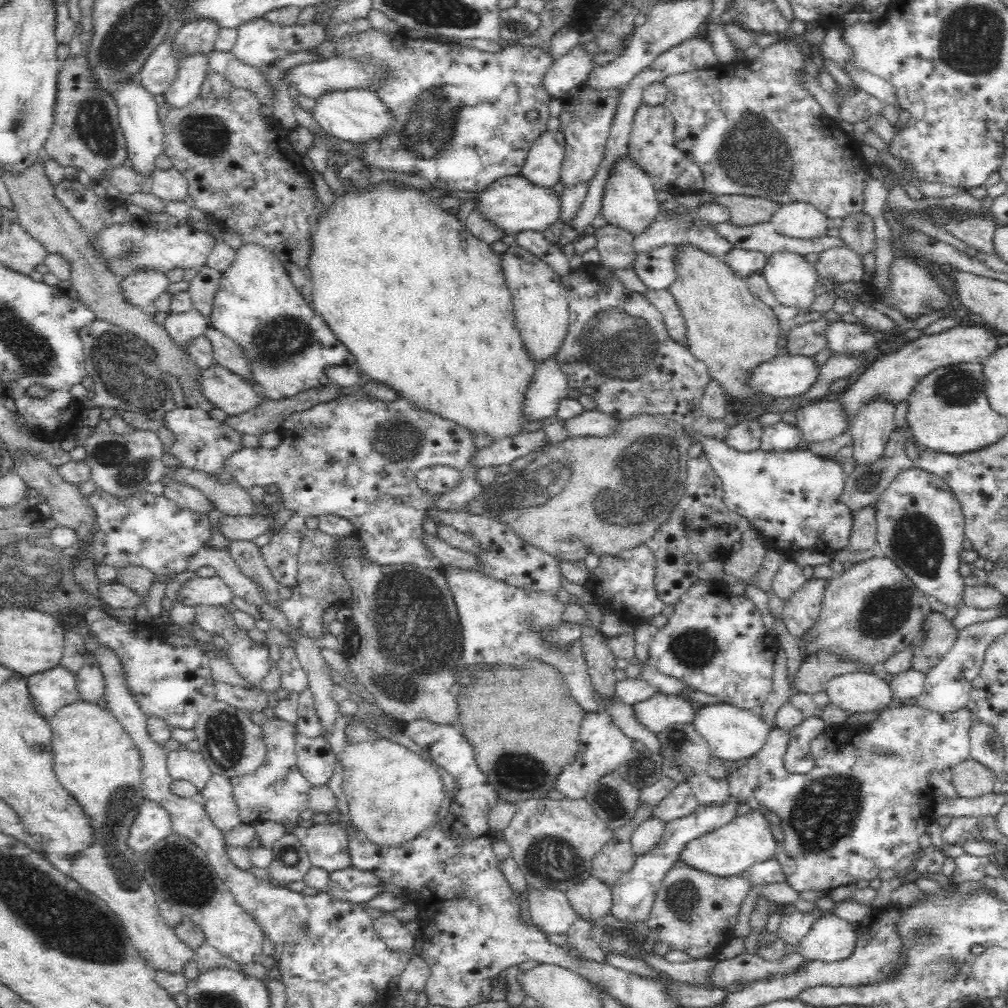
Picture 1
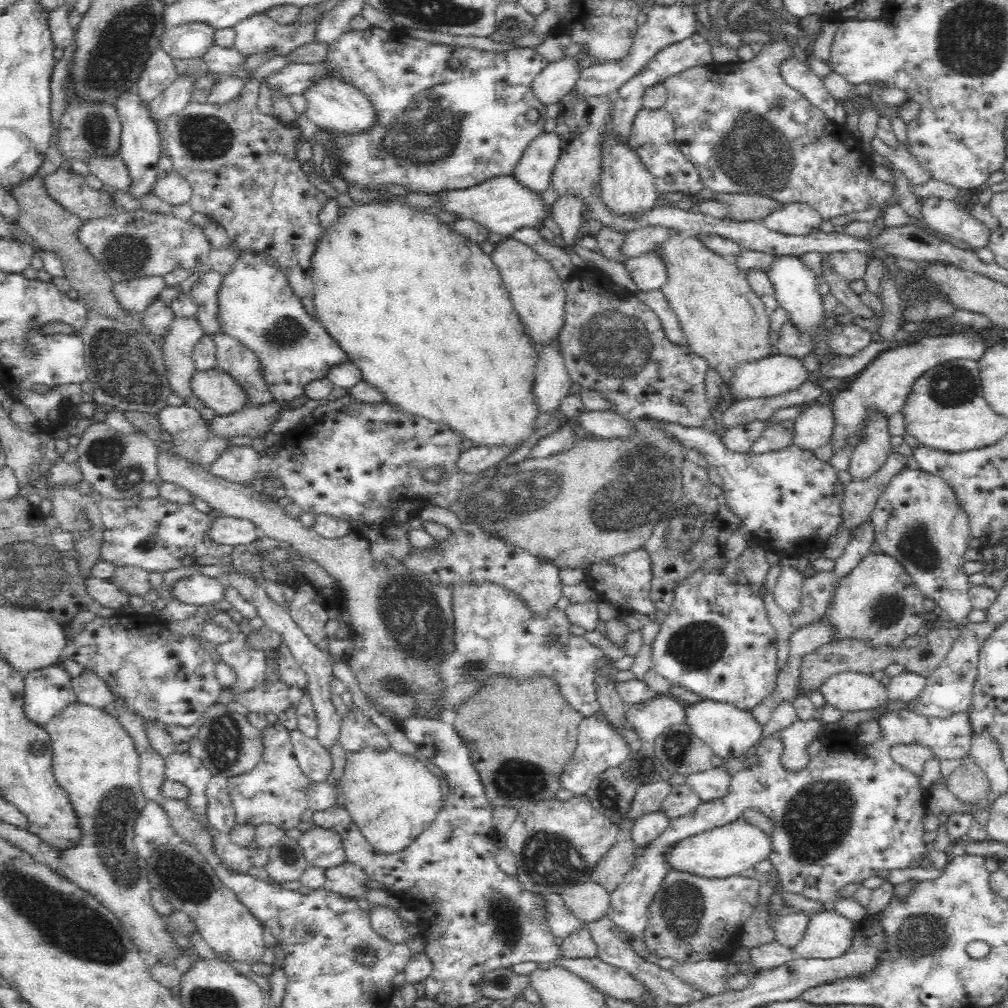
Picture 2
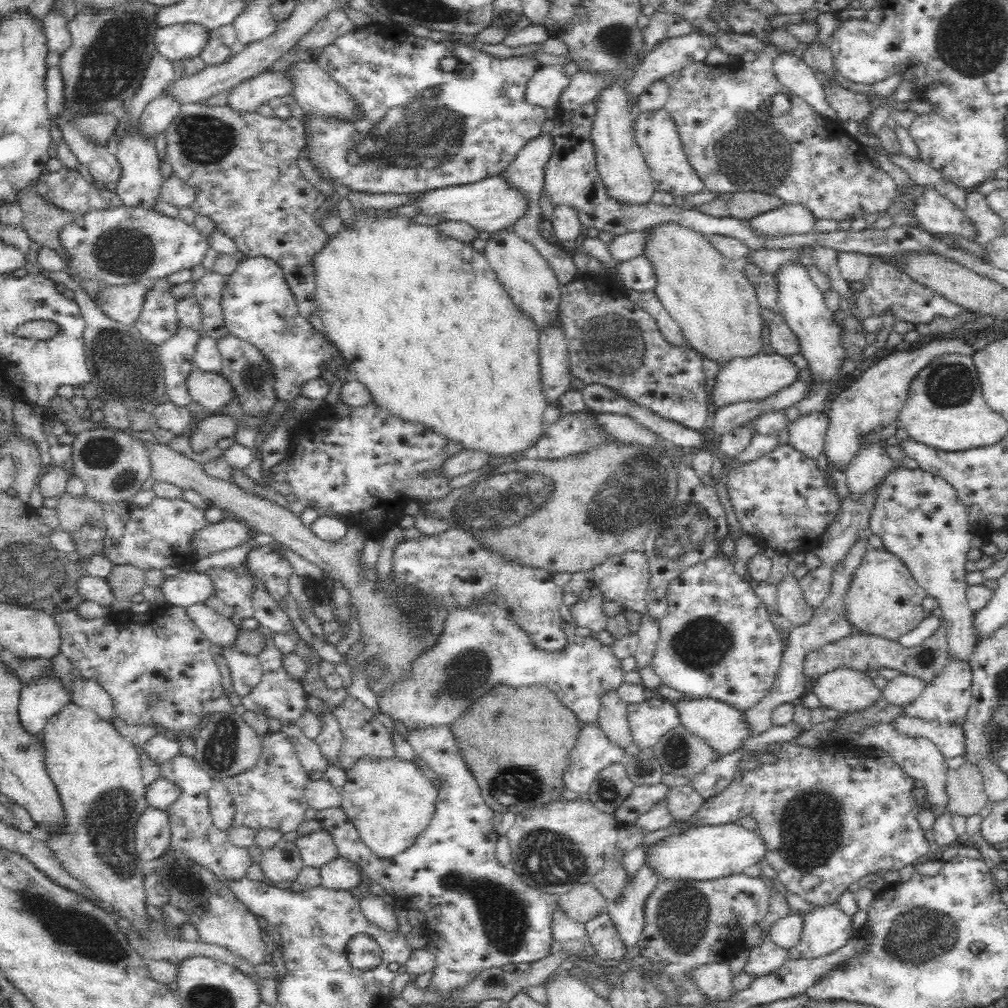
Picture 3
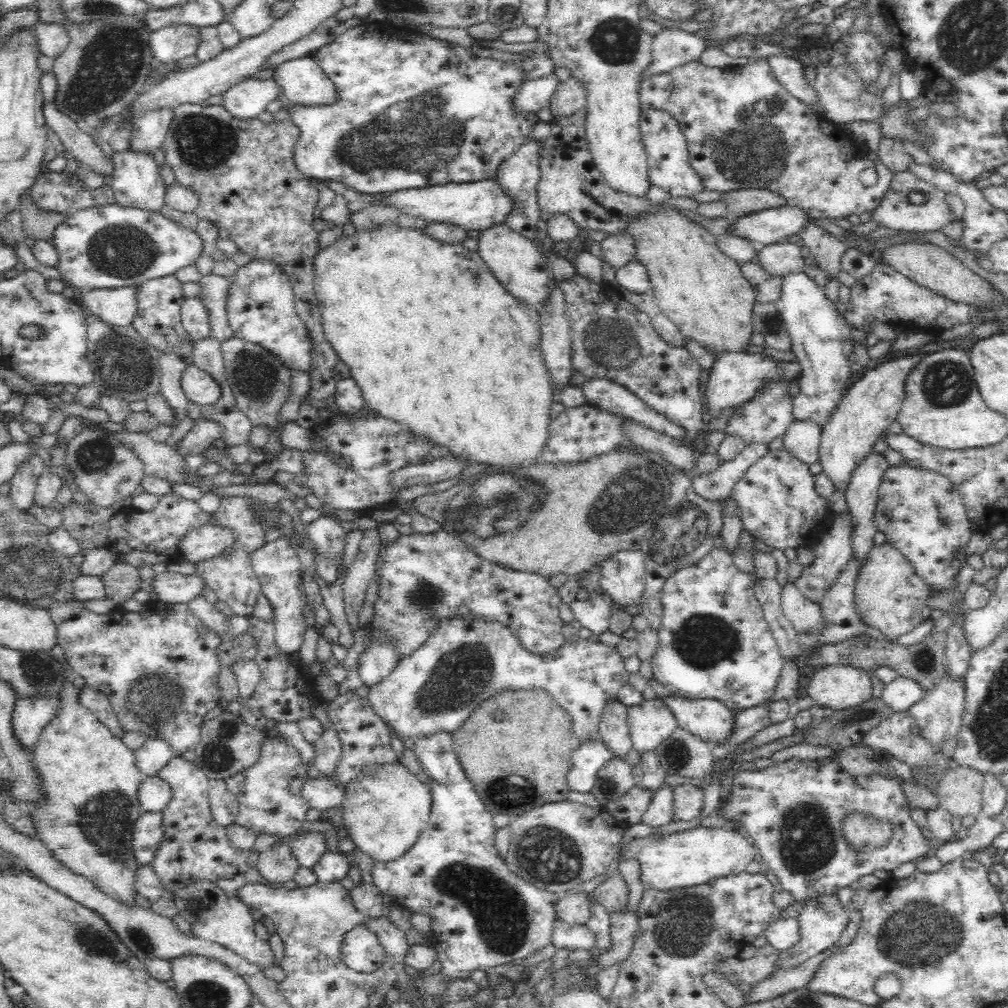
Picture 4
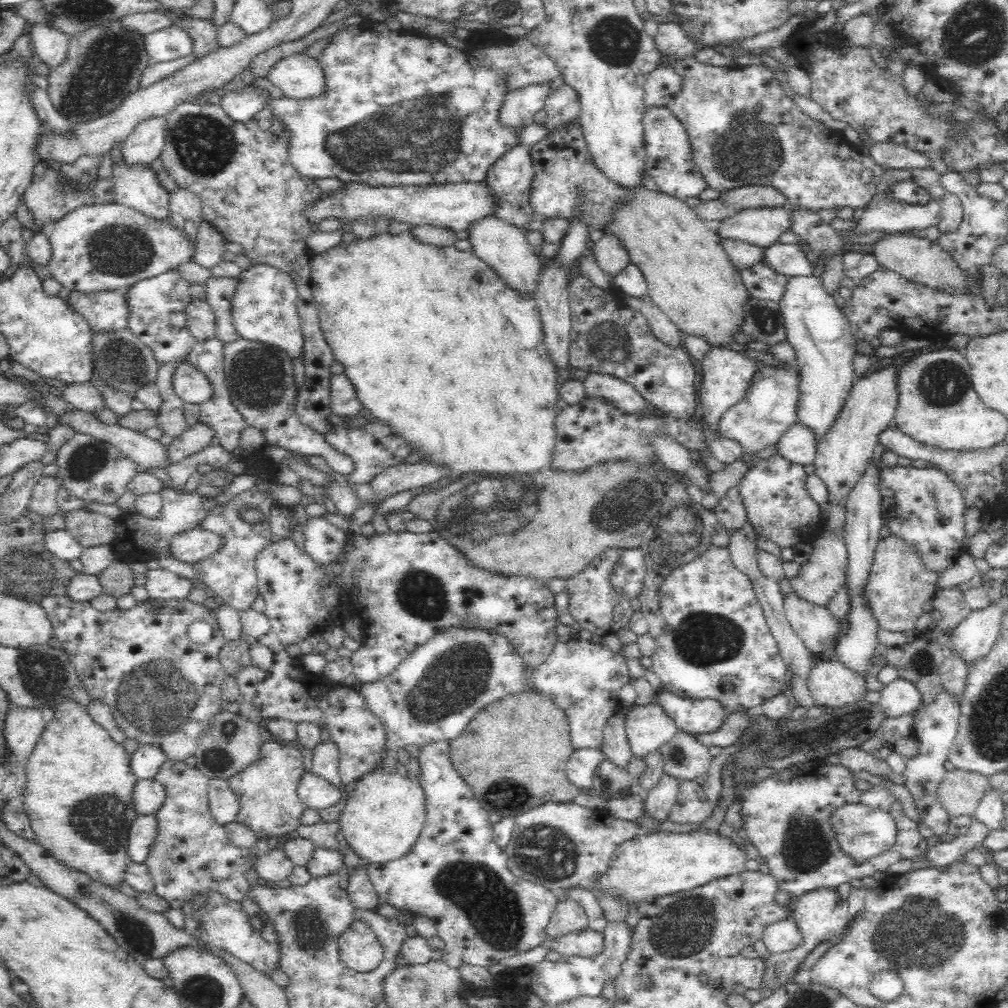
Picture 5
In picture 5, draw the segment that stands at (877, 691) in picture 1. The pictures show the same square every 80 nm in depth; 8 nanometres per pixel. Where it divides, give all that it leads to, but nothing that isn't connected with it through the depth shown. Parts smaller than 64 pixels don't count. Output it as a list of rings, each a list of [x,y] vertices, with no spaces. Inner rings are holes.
[[[815,659],[807,685],[816,705],[828,710],[860,702],[866,696],[866,677],[840,660]]]

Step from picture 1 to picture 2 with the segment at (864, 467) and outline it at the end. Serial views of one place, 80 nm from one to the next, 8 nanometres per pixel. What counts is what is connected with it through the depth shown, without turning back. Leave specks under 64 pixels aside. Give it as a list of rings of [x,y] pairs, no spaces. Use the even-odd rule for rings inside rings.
[[[890,452],[888,454],[888,458],[886,458],[886,462],[874,472],[874,474],[870,474],[868,478],[864,479],[850,479],[847,483],[844,483],[845,492],[843,494],[843,502],[842,502],[842,517],[844,517],[844,522],[842,522],[842,526],[838,526],[838,534],[834,536],[834,538],[830,538],[830,544],[824,548],[824,550],[820,550],[821,556],[824,558],[829,558],[831,560],[837,559],[842,553],[845,544],[848,542],[849,534],[866,519],[870,518],[871,512],[874,510],[876,506],[876,502],[884,490],[886,490],[886,486],[890,484],[890,481],[894,479],[902,470],[905,469],[916,469],[919,465],[912,457],[906,457],[904,454],[898,454],[898,452]]]

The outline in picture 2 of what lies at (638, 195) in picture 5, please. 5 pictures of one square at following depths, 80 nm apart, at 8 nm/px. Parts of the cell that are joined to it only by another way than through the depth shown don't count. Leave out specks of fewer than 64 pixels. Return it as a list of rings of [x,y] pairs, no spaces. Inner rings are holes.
[[[677,231],[668,242],[656,249],[668,267],[668,282],[662,284],[660,289],[678,315],[688,348],[695,356],[707,361],[709,369],[718,373],[726,387],[733,386],[732,378],[737,369],[772,356],[770,350],[774,346],[775,337],[770,330],[770,315],[762,299],[751,289],[746,273],[740,272],[730,259],[708,250],[691,233]]]

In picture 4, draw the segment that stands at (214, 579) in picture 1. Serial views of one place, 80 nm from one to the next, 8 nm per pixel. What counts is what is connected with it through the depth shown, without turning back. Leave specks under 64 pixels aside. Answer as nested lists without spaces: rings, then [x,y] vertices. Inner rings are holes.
[[[160,572],[155,574],[152,582],[152,590],[156,592],[158,599],[172,605],[188,605],[202,596],[204,588],[206,581],[198,573]]]

